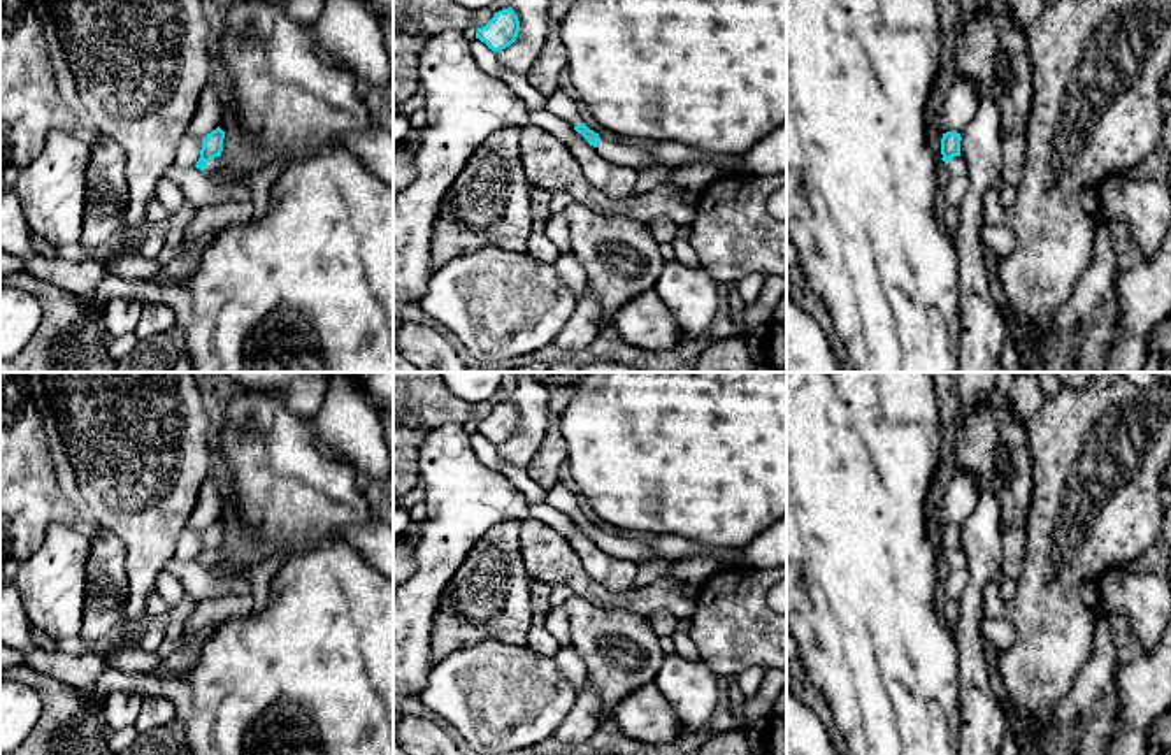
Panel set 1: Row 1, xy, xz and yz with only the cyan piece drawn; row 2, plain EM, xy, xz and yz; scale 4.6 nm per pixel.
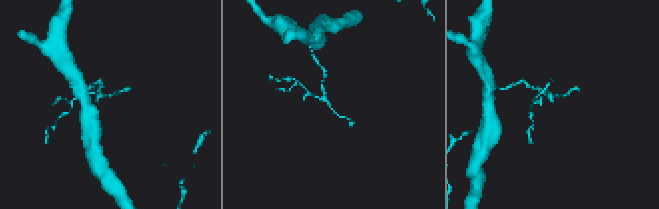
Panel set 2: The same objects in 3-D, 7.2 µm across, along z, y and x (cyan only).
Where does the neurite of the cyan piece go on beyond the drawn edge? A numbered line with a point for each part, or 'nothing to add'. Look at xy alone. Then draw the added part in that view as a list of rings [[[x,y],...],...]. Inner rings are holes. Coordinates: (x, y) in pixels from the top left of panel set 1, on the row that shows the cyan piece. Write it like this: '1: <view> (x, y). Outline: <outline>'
nothing to add

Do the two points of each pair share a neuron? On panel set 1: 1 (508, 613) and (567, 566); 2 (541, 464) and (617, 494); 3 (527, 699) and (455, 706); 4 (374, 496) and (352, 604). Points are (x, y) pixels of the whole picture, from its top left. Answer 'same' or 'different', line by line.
1: different
2: different
3: same
4: different

